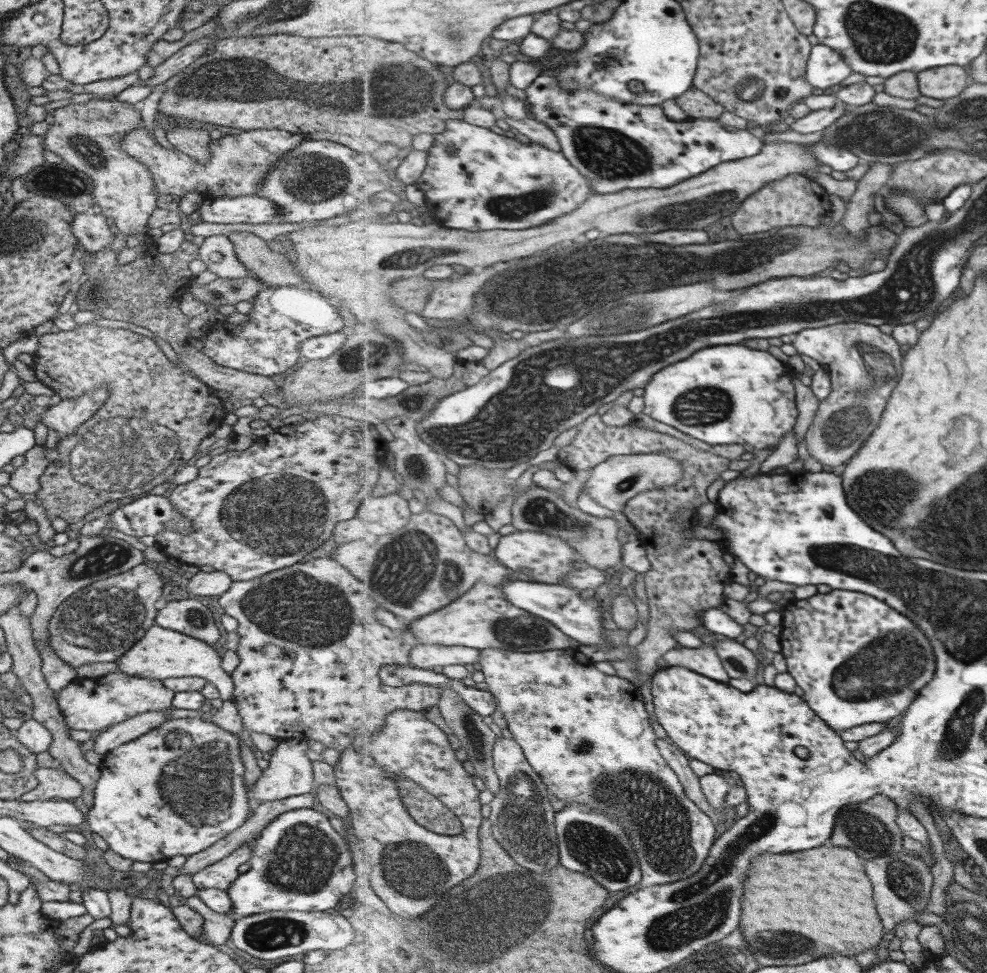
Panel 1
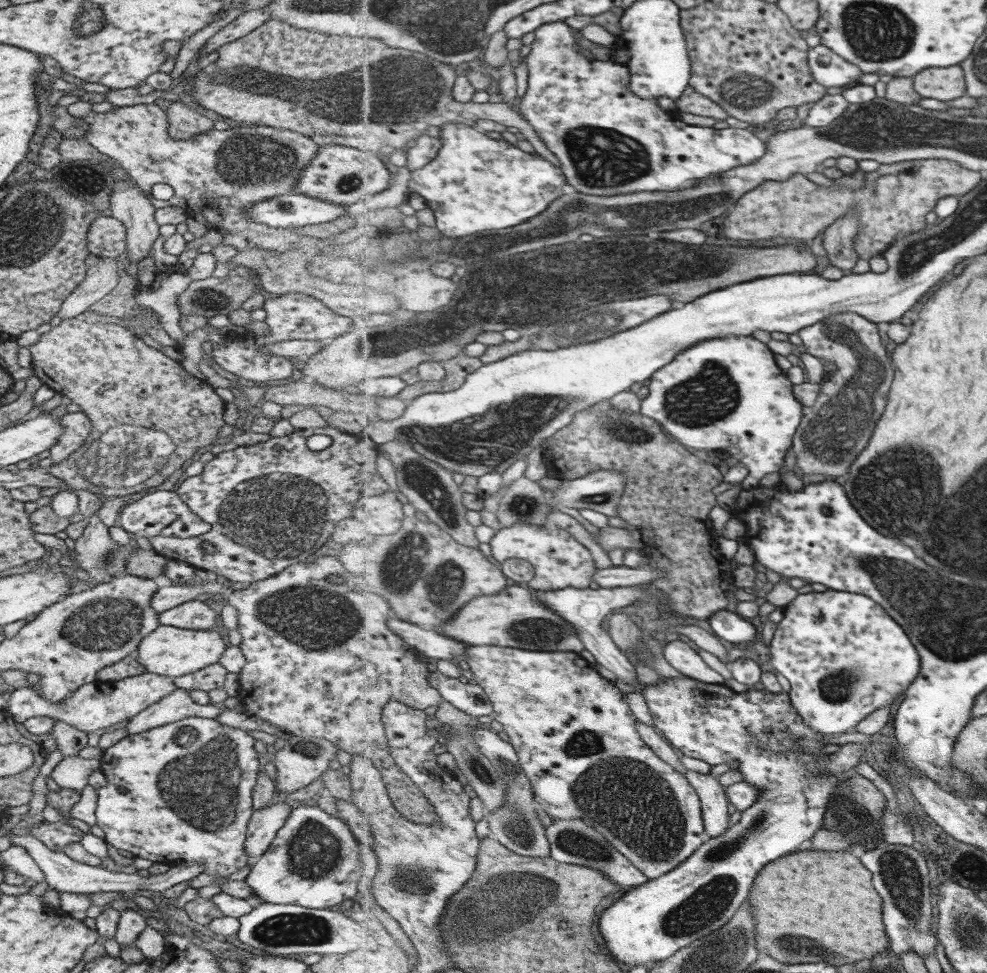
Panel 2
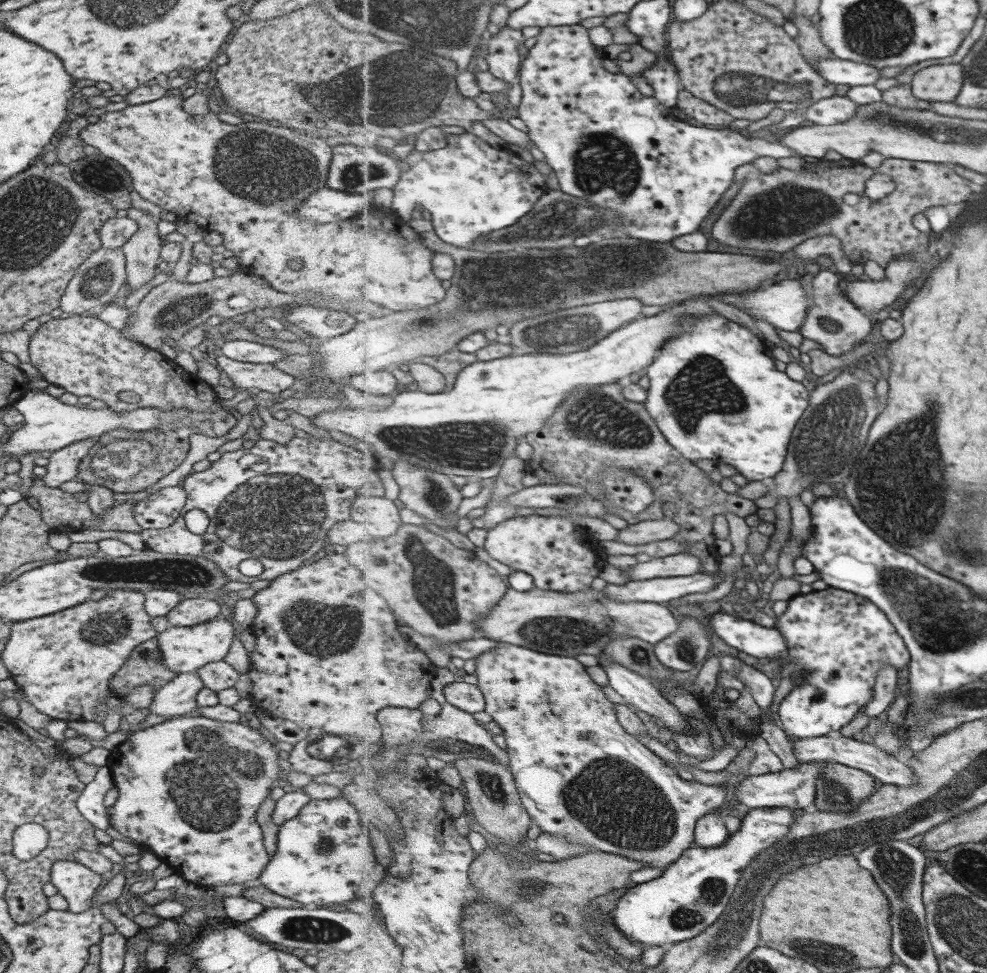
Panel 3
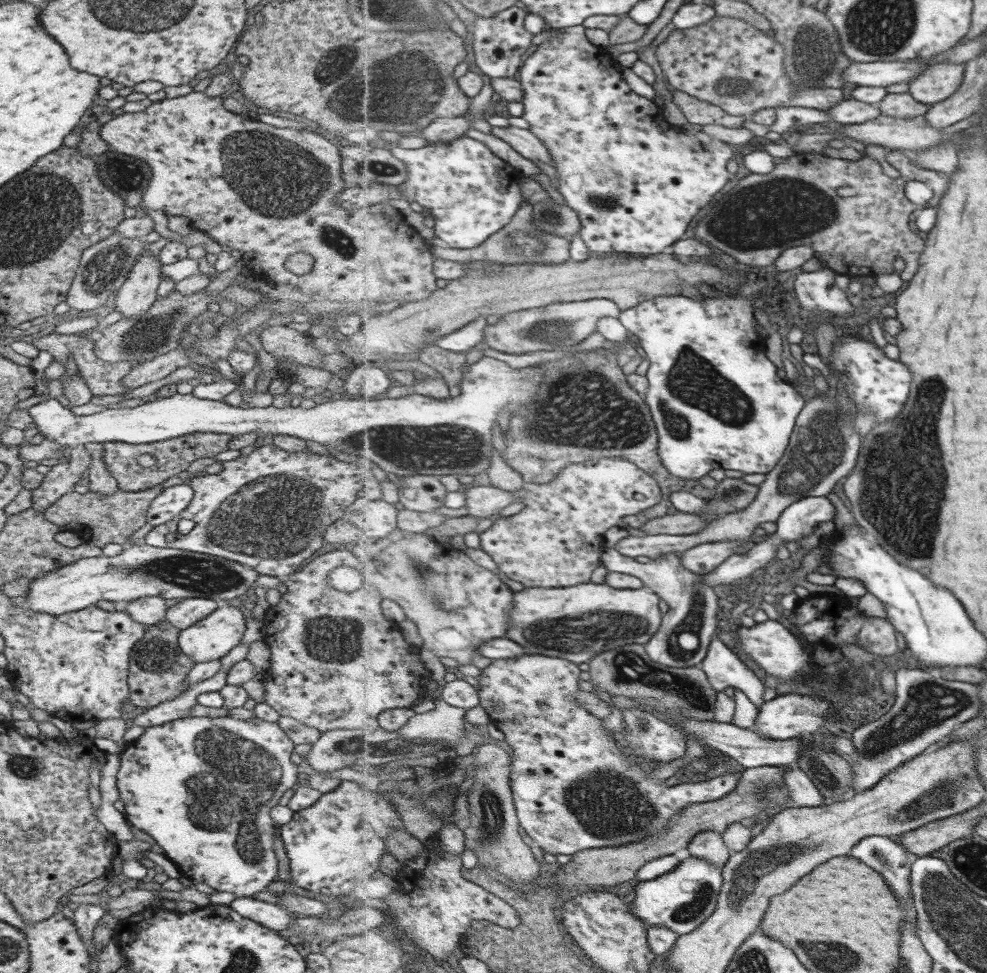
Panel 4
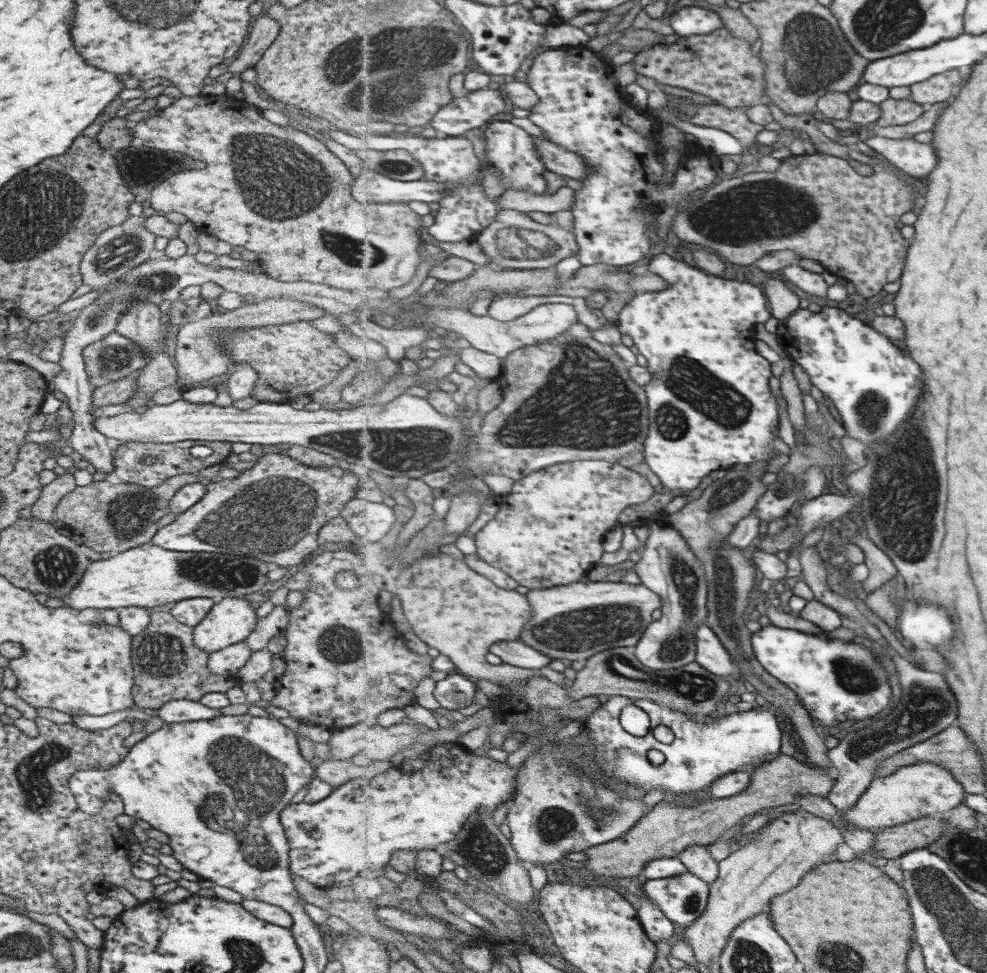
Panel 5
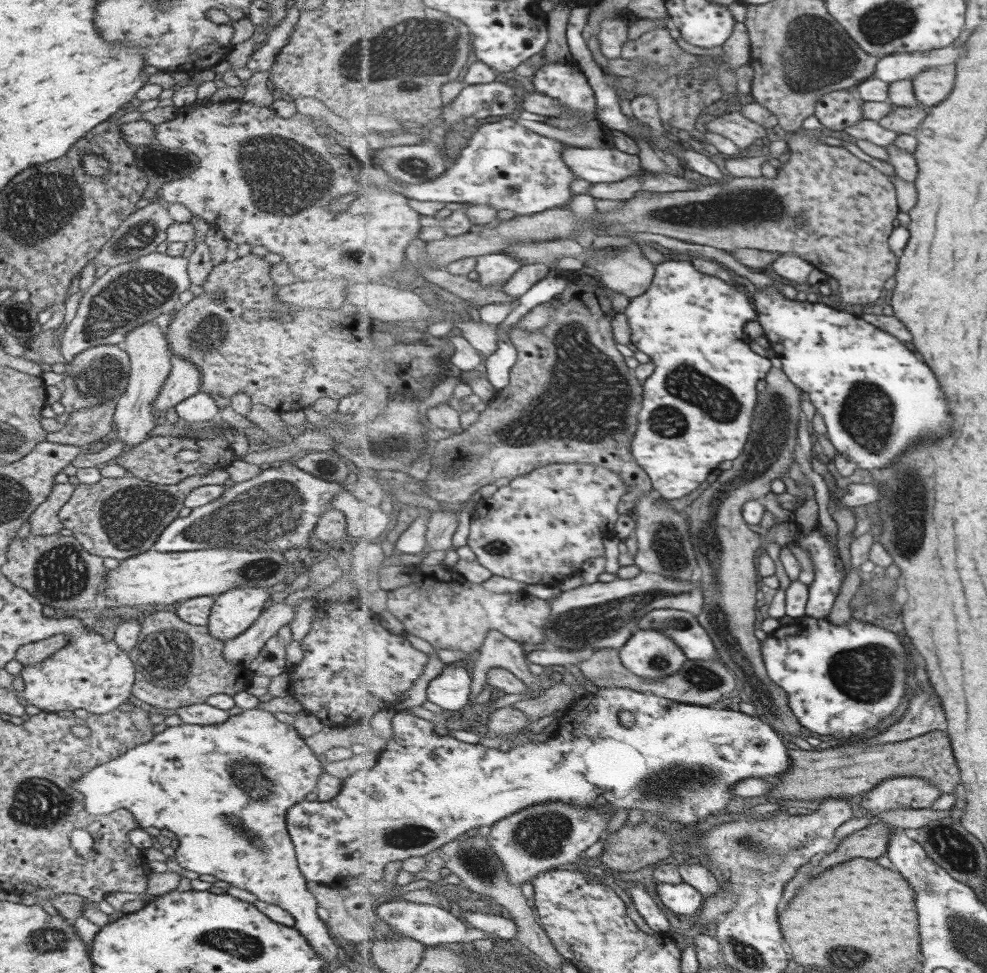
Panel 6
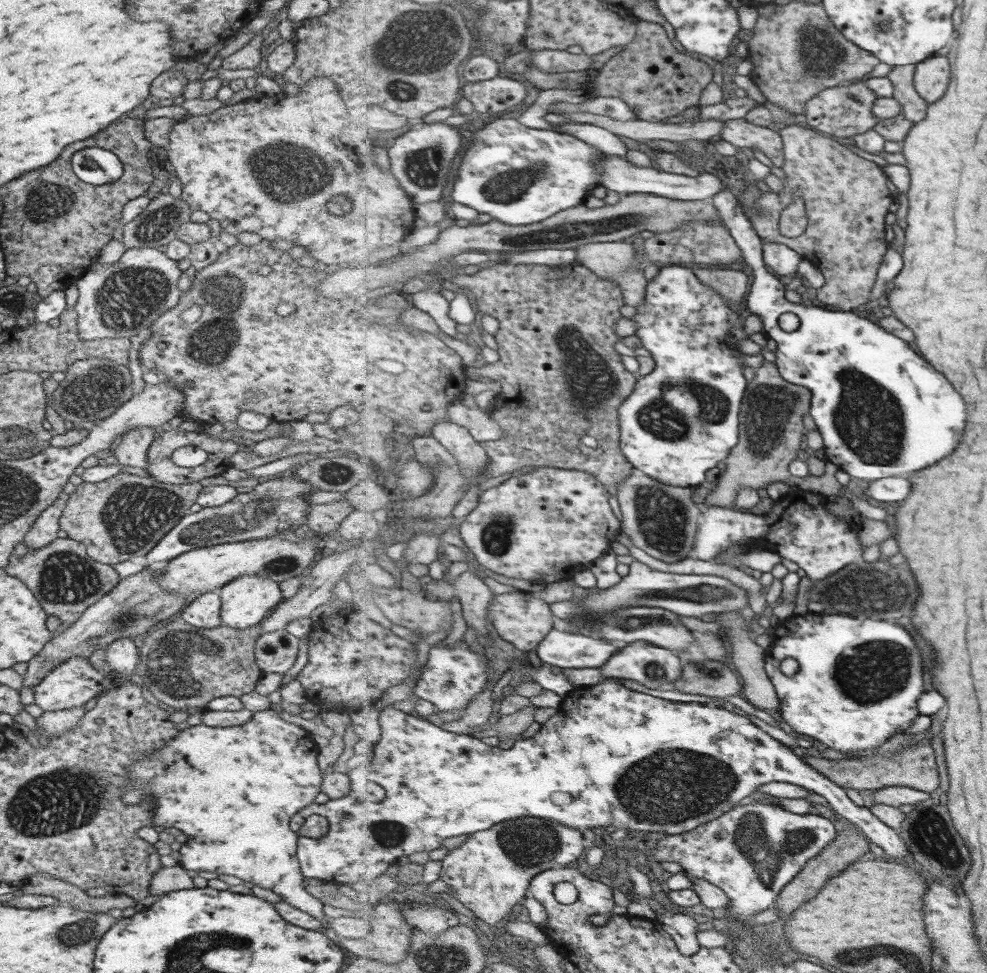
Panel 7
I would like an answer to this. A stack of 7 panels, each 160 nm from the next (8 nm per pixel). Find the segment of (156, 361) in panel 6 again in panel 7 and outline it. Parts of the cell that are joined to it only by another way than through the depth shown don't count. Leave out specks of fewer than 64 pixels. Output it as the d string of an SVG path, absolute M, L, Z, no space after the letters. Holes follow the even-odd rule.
M138 427L122 433L114 456L122 466L147 468L147 452L154 440L154 427Z

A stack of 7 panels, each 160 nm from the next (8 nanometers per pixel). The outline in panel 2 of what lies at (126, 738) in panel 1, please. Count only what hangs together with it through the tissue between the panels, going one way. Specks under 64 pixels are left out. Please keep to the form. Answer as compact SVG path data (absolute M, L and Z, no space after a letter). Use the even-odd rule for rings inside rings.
M176 688L168 696L133 716L125 729L129 735L134 735L188 717L216 719L224 711L213 704L196 704L189 692L190 690Z

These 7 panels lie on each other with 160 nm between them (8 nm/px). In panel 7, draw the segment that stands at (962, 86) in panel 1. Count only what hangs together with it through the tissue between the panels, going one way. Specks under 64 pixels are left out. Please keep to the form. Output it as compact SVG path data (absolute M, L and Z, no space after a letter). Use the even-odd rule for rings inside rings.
M944 52L917 65L915 85L918 92L929 103L942 100L952 82L952 65L948 53Z

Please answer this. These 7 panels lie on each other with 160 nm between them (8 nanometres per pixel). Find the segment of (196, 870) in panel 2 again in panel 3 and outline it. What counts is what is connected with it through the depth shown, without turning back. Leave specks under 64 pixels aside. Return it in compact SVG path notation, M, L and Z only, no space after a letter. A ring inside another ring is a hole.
M57 860L51 866L50 879L59 894L69 902L67 914L73 916L92 907L91 898L102 884L101 874L71 860Z

